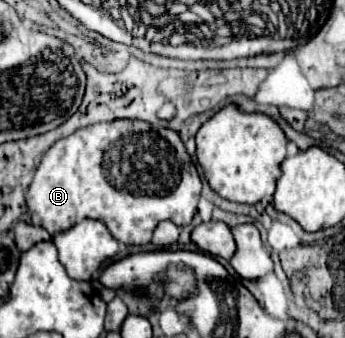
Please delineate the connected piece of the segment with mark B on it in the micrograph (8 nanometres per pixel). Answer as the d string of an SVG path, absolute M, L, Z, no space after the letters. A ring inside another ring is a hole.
M113 120L113 122L99 122L99 124L91 124L85 128L79 128L75 134L59 140L55 146L51 146L45 154L43 160L35 172L33 182L27 188L25 200L27 200L27 208L31 214L31 222L33 226L41 226L45 228L49 234L55 234L59 230L67 230L73 224L85 220L85 218L93 218L93 220L101 220L107 230L111 232L111 236L123 244L147 244L153 236L153 230L159 222L163 220L171 220L177 226L187 226L191 224L195 212L197 212L197 202L199 202L199 194L201 194L201 178L197 174L197 168L193 166L179 134L171 128L163 128L163 126L153 126L141 120ZM105 156L163 156L163 190L161 190L161 176L149 172L141 172L145 174L141 180L145 180L145 186L153 186L153 196L141 196L141 194L129 194L123 190L115 190L109 184L107 178L107 166L105 166Z

